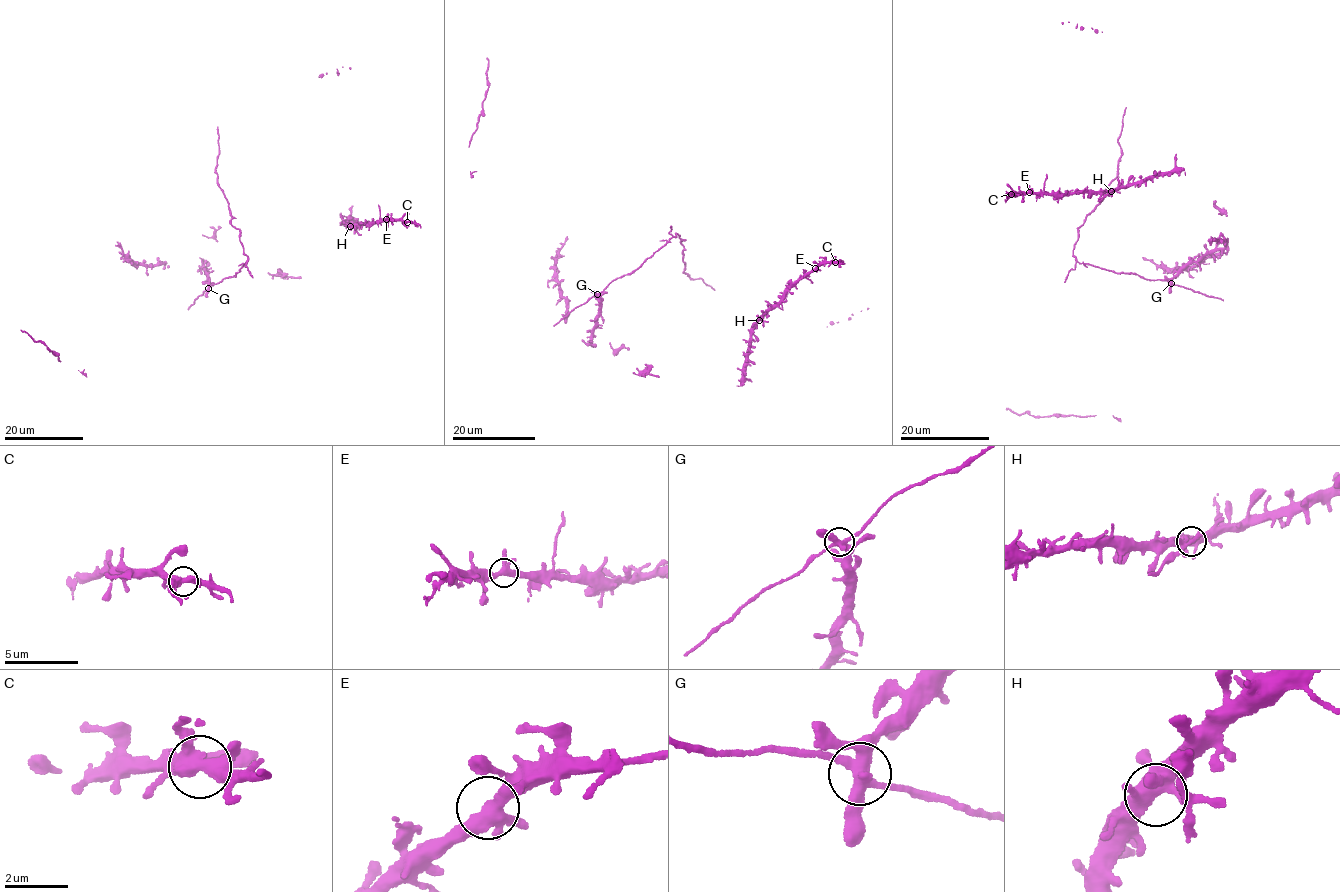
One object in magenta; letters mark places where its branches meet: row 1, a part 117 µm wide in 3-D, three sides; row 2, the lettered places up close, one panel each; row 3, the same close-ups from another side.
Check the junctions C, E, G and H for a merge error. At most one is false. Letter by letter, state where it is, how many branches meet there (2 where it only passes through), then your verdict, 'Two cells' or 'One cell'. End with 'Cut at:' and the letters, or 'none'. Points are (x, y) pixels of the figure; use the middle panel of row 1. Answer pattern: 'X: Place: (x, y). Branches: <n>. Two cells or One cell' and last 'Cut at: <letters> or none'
C: Place: (835, 262). Branches: 4. One cell
E: Place: (815, 268). Branches: 4. One cell
G: Place: (597, 294). Branches: 5. Two cells
H: Place: (759, 320). Branches: 6. One cell
Cut at: G

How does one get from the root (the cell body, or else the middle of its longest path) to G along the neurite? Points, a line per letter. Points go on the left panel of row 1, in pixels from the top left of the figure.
G: (219, 282), (207, 289)

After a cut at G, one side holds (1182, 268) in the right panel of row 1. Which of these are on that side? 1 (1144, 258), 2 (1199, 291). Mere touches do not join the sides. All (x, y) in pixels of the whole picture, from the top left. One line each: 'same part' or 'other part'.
1: same part
2: other part

